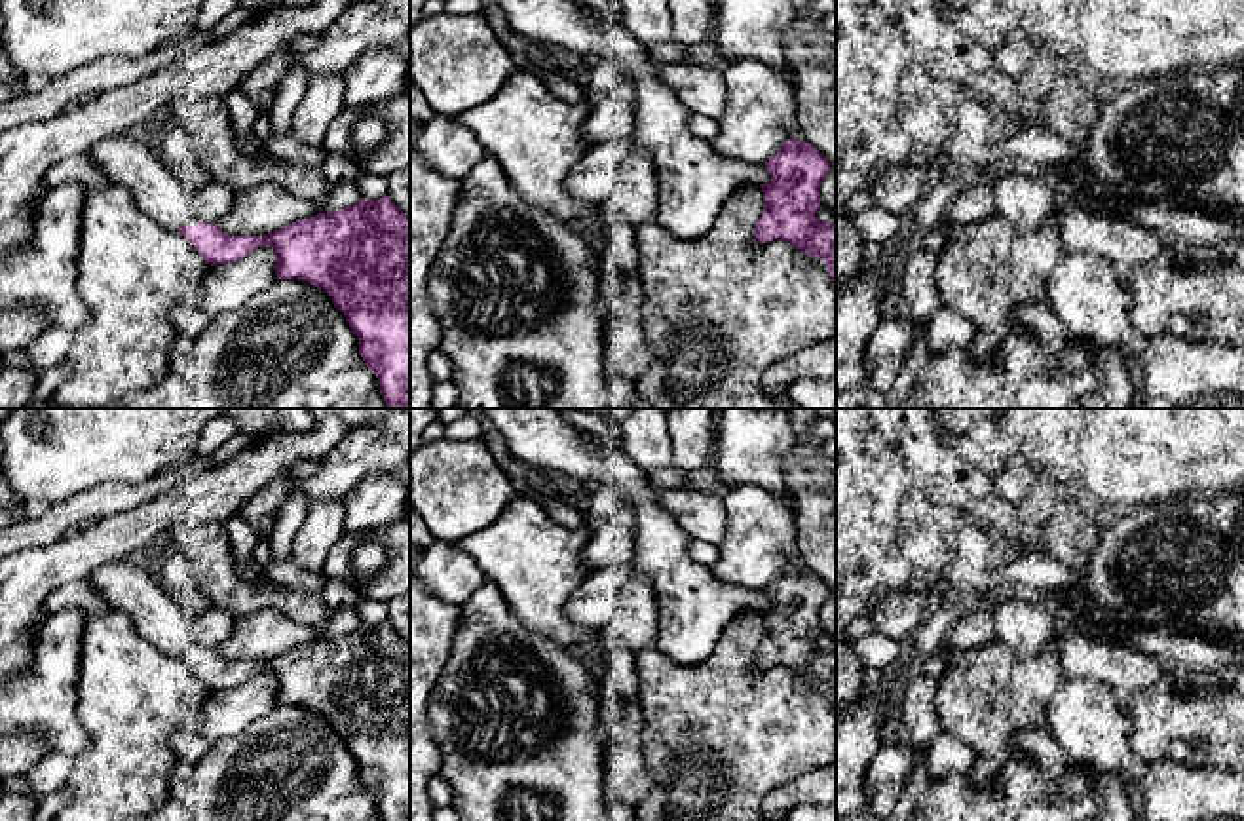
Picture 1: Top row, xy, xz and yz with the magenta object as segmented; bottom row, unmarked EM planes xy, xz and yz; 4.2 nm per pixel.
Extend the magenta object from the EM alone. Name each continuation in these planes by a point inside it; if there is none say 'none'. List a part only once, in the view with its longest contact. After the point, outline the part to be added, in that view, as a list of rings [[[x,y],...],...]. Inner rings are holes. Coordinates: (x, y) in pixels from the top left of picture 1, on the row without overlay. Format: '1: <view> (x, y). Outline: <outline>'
1: xy (124, 586). Outline: [[[112,561],[89,576],[91,587],[112,606],[131,616],[135,627],[160,650],[179,658],[198,650],[192,618],[169,597],[150,570]]]

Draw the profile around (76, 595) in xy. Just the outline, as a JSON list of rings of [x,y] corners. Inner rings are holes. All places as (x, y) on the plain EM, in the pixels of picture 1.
[[[78,580],[53,589],[44,601],[44,610],[47,614],[84,610],[89,616],[101,618],[112,612],[112,606],[93,591],[89,580]]]

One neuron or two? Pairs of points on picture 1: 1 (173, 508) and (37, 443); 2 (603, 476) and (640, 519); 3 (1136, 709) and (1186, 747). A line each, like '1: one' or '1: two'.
1: two
2: one
3: one

